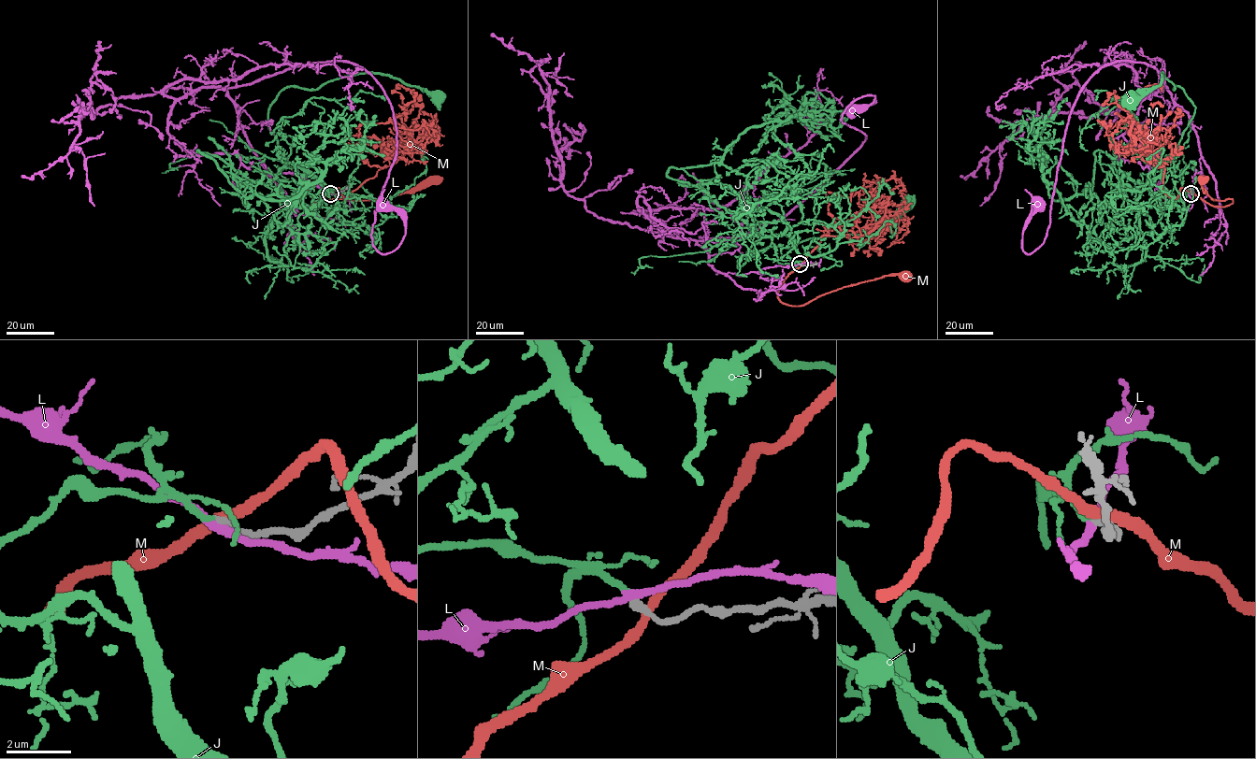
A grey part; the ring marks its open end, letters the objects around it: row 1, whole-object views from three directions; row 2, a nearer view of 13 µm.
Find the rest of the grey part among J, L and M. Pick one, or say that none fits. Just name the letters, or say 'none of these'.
J

